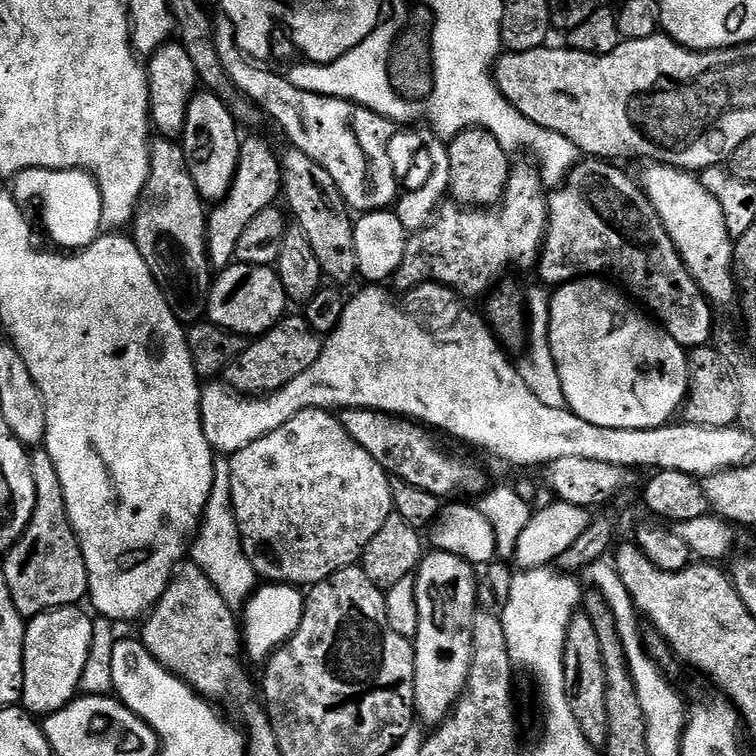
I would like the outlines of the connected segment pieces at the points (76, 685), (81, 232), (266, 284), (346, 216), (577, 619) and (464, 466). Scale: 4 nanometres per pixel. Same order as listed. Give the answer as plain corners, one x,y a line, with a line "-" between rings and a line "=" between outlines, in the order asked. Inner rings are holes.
80,606
51,608
49,612
40,612
37,616
31,617
31,619
27,621
24,629
24,694
22,704
29,713
35,714
37,717
43,718
50,712
62,710
67,704
71,704
73,700
77,699
78,693
80,692
82,670
86,670
86,658
90,658
90,642
94,638
94,630
92,629
93,617
91,615
87,616
82,609
83,607
=
27,168
11,181
10,194
21,206
40,204
42,222
49,236
64,250
87,248
101,235
101,190
95,177
83,169
-
13,183
13,184
12,184
=
233,262
211,281
206,316
211,323
245,338
259,338
284,319
290,301
282,290
275,267
=
291,146
285,147
285,152
281,151
279,153
280,158
280,173
282,174
282,182
284,183
282,189
282,200
283,203
288,203
287,211
290,213
292,211
292,216
294,219
295,227
299,228
302,234
306,234
306,242
310,242
310,250
314,250
314,255
318,257
318,266
322,266
322,270
324,271
325,277
333,285
336,286
345,286
344,284
348,284
352,279
356,280
358,276
358,257
357,251
355,250
355,223
353,213
350,211
348,203
344,201
342,198
342,194
338,190
338,186
334,182
334,178
330,178
330,174
324,169
322,166
318,166
318,162
314,162
314,158
310,158
306,154
302,154
302,150
298,150
297,148
293,148
=
583,610
577,611
566,630
564,673
566,702
570,702
570,714
574,714
574,722
578,722
590,746
594,746
597,750
604,749
610,726
606,714
606,670
602,662
602,646
598,642
598,630
594,630
594,622
=
345,408
338,419
346,434
374,458
384,472
397,480
410,483
441,498
452,498
464,494
466,498
483,495
490,486
485,472
466,458
446,454
428,434
427,429
415,421
394,417
385,412
373,412
371,408

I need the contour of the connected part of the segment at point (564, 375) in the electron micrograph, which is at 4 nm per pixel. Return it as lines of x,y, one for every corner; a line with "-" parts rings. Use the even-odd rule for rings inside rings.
581,278
572,280
569,284
559,285
551,293
552,305
550,306
550,322
548,323
548,341
550,342
550,350
554,354
554,362
558,366
558,378
562,378
564,403
571,408
574,414
578,414
578,418
586,418
586,422
594,422
594,426
610,426
614,430
650,430
651,428
660,428
662,425
669,423
670,418
675,417
672,416
675,412
679,413
681,411
688,395
688,374
690,371
688,352
678,342
674,342
674,338
670,338
670,334
664,331
651,315
641,311
619,287
616,287
616,289
611,288
611,286
616,287
604,278

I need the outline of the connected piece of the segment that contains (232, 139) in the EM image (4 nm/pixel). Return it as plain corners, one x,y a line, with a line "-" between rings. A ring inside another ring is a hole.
197,91
192,101
188,103
182,143
188,173
190,178
194,178
194,186
200,191
201,200
205,202
223,201
224,195
234,182
241,139
241,129
238,127
236,119
230,114
230,110
226,110
223,102
213,92

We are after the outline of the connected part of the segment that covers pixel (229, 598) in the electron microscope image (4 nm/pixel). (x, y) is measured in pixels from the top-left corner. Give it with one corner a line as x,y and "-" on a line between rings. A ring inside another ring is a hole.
217,459
215,465
216,473
210,490
210,498
204,507
204,517
200,519
200,529
196,532
190,545
190,560
191,563
200,567
202,574
206,574
206,578
210,578
210,582
214,582
214,590
218,590
218,594
222,594
226,603
243,606
256,591
258,577
254,566
250,566
250,558
246,558
240,545
240,535
232,509
228,460

